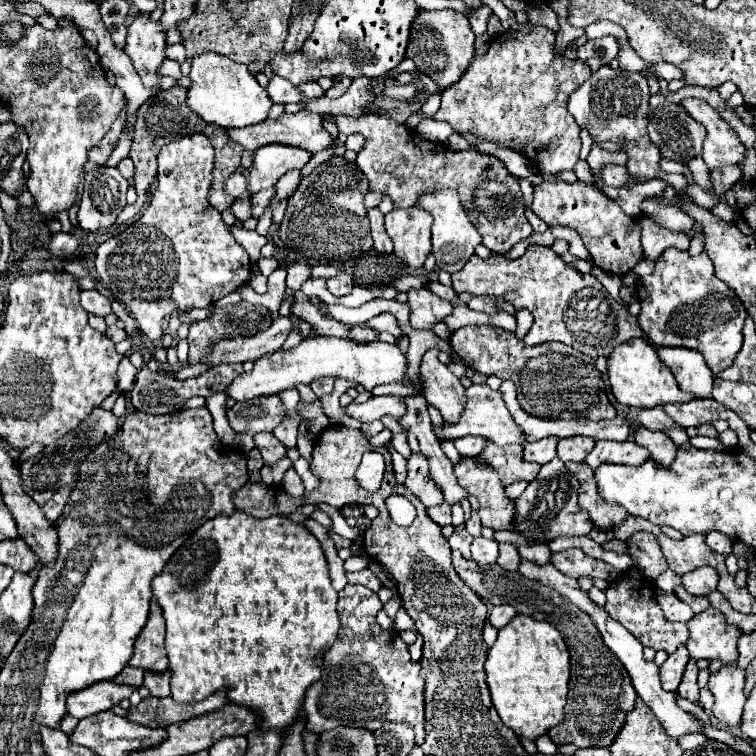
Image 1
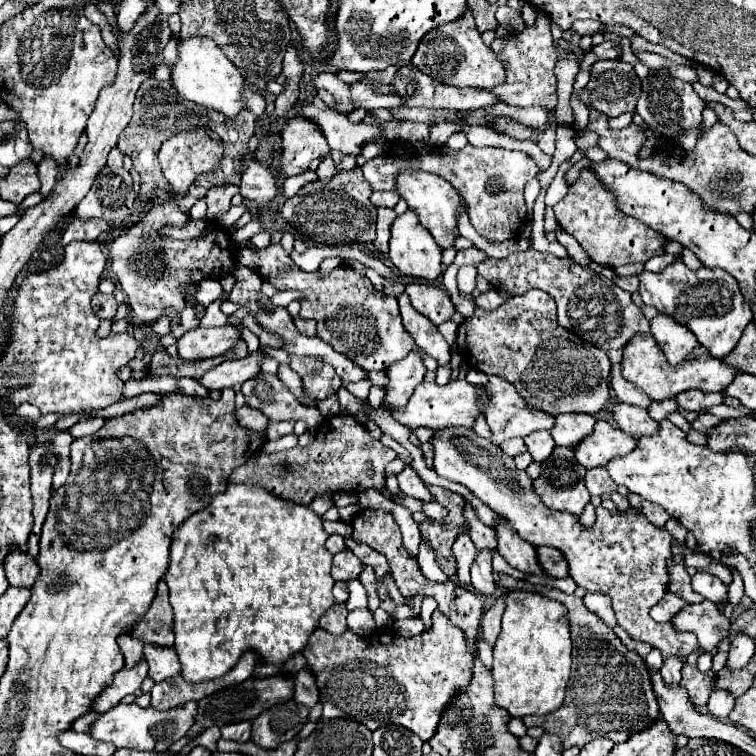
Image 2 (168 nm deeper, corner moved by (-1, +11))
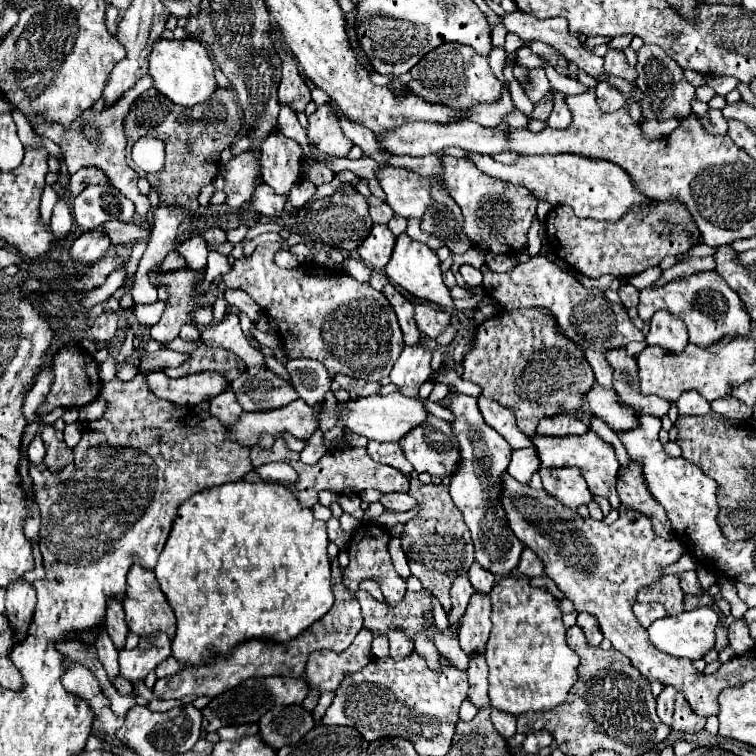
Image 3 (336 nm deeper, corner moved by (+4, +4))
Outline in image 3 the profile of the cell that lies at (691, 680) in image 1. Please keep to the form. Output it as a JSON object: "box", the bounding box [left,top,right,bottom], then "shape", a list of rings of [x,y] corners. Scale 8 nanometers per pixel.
{"box":[671,692,705,734],"shape":[[[677,692],[673,726],[671,726],[671,728],[677,730],[677,732],[693,734],[693,732],[699,732],[703,726],[705,726],[705,718],[697,716],[697,714],[689,708],[689,704],[685,704],[685,696],[681,696],[681,692]]]}

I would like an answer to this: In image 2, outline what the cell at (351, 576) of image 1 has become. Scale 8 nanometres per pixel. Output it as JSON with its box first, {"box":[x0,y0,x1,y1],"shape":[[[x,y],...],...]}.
{"box":[360,567,378,611],"shape":[[[364,567],[362,575],[360,575],[360,583],[368,591],[368,599],[370,599],[368,609],[376,611],[378,609],[378,593],[376,593],[376,577],[374,577],[374,569],[372,567]]]}

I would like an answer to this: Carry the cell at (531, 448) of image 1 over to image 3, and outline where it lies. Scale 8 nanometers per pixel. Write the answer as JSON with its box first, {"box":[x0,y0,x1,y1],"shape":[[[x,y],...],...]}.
{"box":[507,448,541,484],"shape":[[[523,448],[523,450],[513,450],[513,456],[511,456],[511,464],[507,468],[507,472],[527,484],[531,480],[531,476],[539,470],[541,462],[537,460],[537,450],[535,448]]]}

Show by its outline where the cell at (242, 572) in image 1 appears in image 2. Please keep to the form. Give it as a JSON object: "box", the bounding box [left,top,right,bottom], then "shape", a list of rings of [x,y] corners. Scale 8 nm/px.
{"box":[164,485,334,683],"shape":[[[228,485],[228,489],[224,493],[218,493],[204,509],[190,515],[182,523],[182,527],[178,527],[172,535],[170,563],[168,563],[168,571],[164,575],[164,581],[168,583],[168,589],[170,589],[170,605],[174,607],[174,633],[176,633],[174,649],[178,651],[178,657],[182,663],[182,677],[186,677],[186,681],[190,681],[190,683],[202,683],[208,679],[222,677],[238,663],[240,655],[248,649],[252,649],[260,657],[260,665],[256,667],[256,677],[264,677],[264,675],[270,677],[270,675],[280,673],[280,667],[284,665],[284,661],[306,647],[310,633],[318,627],[318,619],[324,615],[326,609],[330,609],[334,605],[334,597],[332,597],[334,579],[330,575],[332,553],[324,547],[328,537],[330,535],[322,527],[322,517],[316,515],[310,507],[296,505],[294,501],[276,497],[274,493],[270,493],[268,489],[258,487],[258,485]]]}

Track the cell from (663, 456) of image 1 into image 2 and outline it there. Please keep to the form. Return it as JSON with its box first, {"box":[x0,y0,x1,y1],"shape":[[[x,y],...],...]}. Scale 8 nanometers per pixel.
{"box":[612,401,658,437],"shape":[[[618,401],[614,405],[612,413],[614,413],[616,425],[632,437],[658,433],[658,423],[648,415],[648,411],[644,407],[636,407],[636,405],[628,405],[628,403]]]}

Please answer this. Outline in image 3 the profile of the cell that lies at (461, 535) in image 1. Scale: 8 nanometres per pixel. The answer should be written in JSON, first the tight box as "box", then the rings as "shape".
{"box":[449,576,473,634],"shape":[[[457,576],[457,580],[453,580],[453,588],[451,588],[453,610],[451,610],[451,614],[449,614],[449,622],[451,622],[453,634],[457,634],[459,618],[465,614],[465,608],[467,608],[467,604],[469,604],[471,594],[473,594],[473,586],[469,584],[469,578],[467,578],[467,576]]]}

